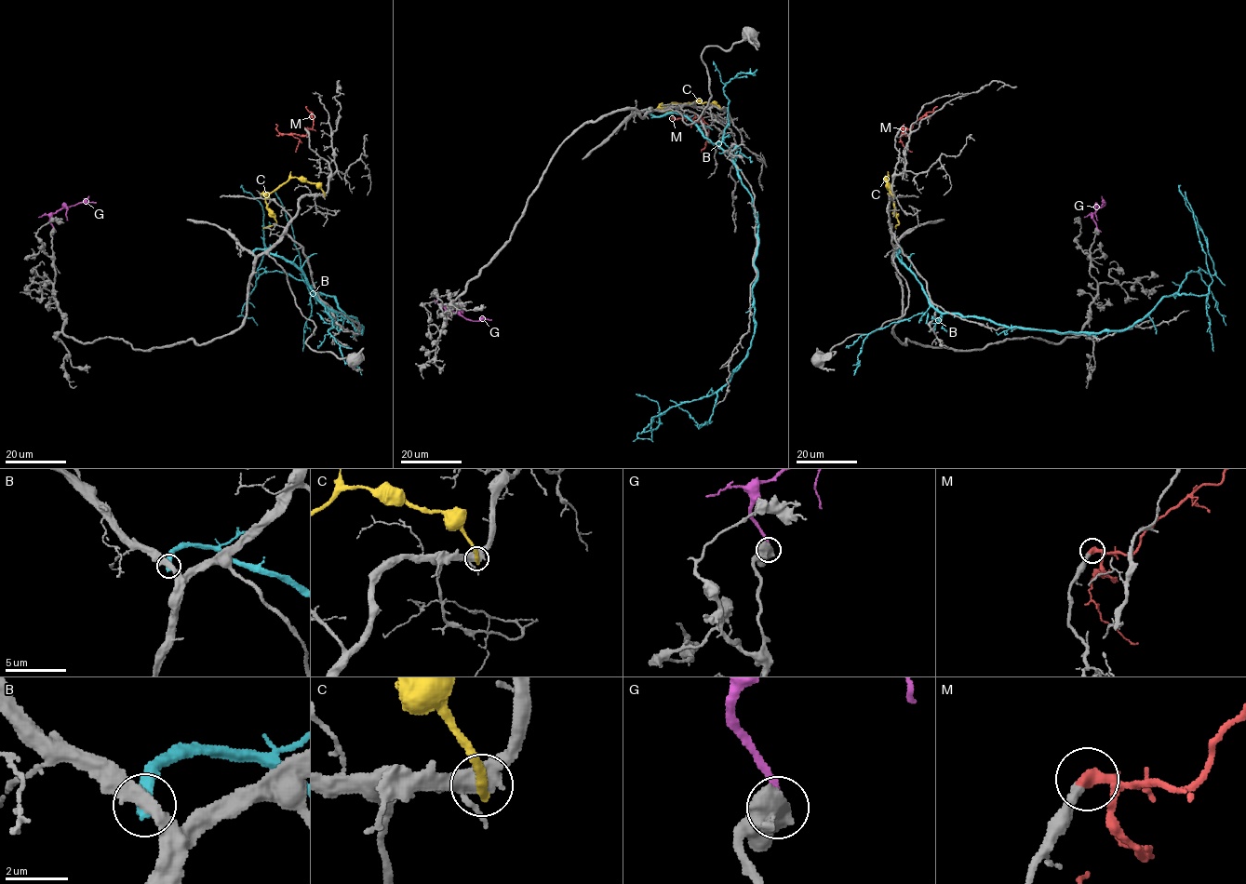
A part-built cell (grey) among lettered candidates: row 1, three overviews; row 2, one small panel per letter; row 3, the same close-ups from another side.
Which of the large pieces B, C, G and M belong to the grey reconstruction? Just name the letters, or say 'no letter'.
M

